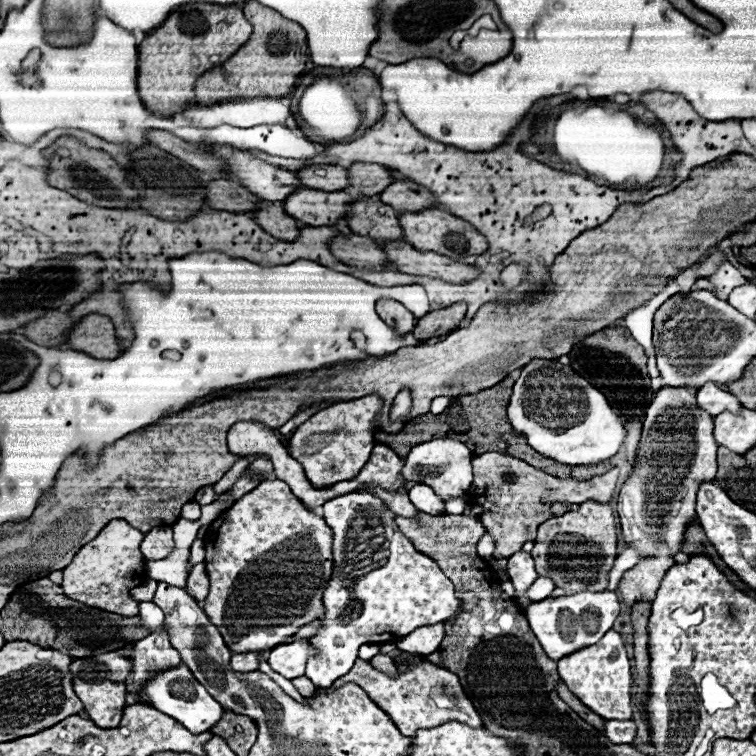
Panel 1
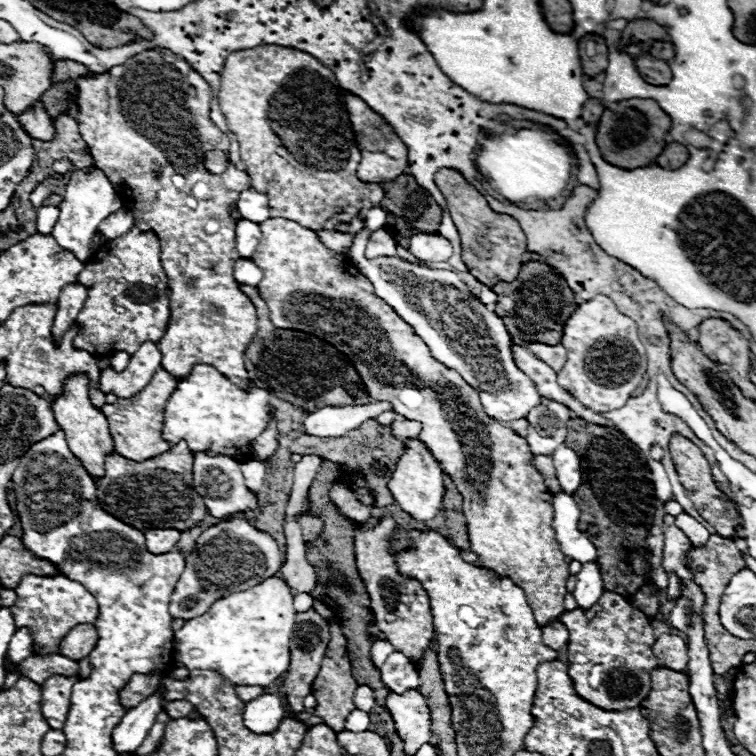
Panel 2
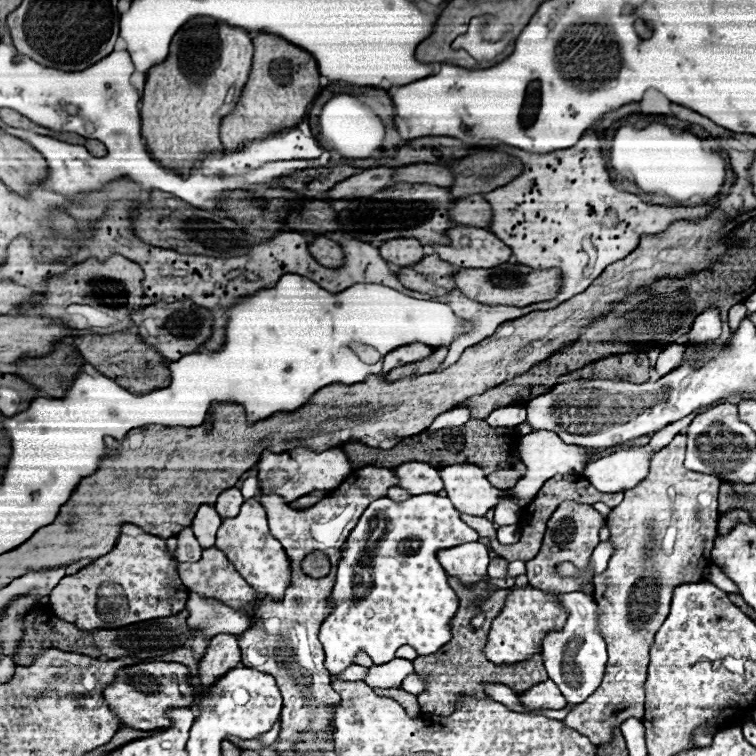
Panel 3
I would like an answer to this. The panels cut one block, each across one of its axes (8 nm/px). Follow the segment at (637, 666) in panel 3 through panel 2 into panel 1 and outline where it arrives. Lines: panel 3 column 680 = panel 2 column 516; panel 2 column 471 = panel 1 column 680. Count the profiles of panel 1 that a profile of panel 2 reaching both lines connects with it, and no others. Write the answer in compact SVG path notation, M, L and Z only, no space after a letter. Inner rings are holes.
M664 386L648 406L636 468L624 482L616 508L624 542L654 556L654 560L644 560L624 572L620 592L628 606L654 600L664 572L674 564L672 556L680 552L686 526L696 520L696 490L702 482L712 482L716 476L718 444L712 436L712 422L710 414L696 406L694 390L688 386Z

